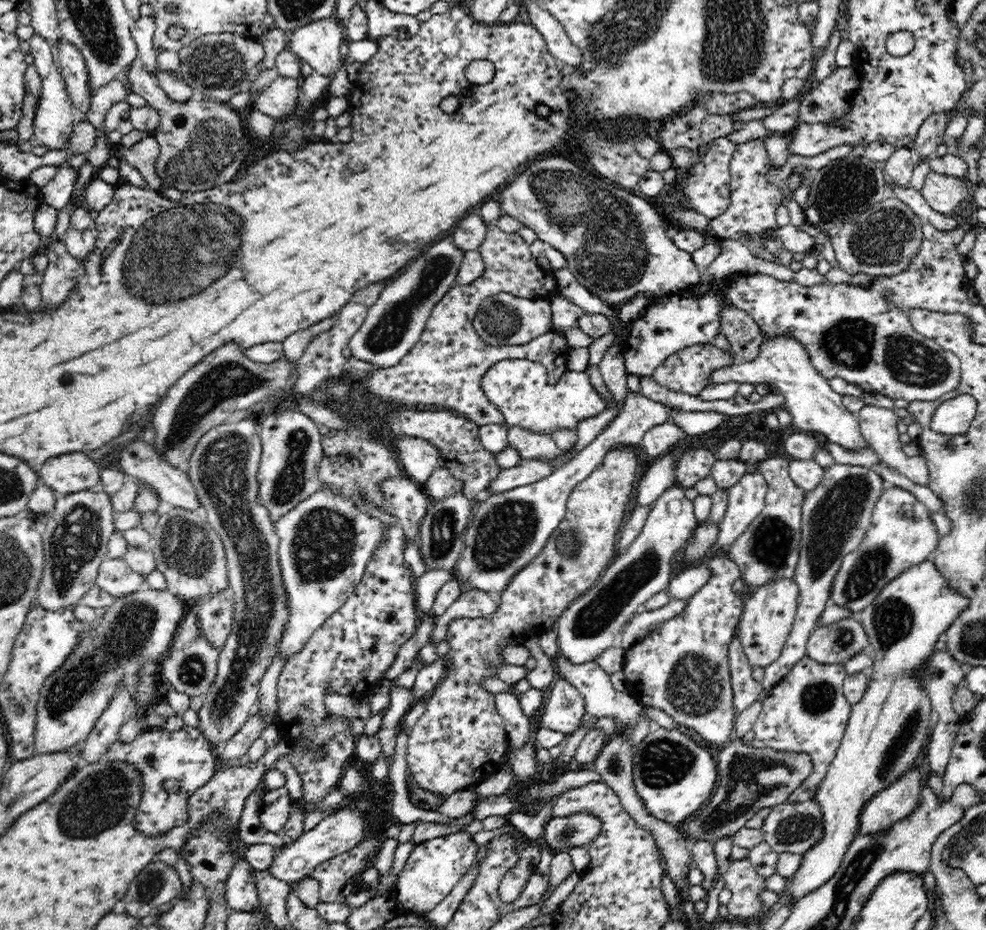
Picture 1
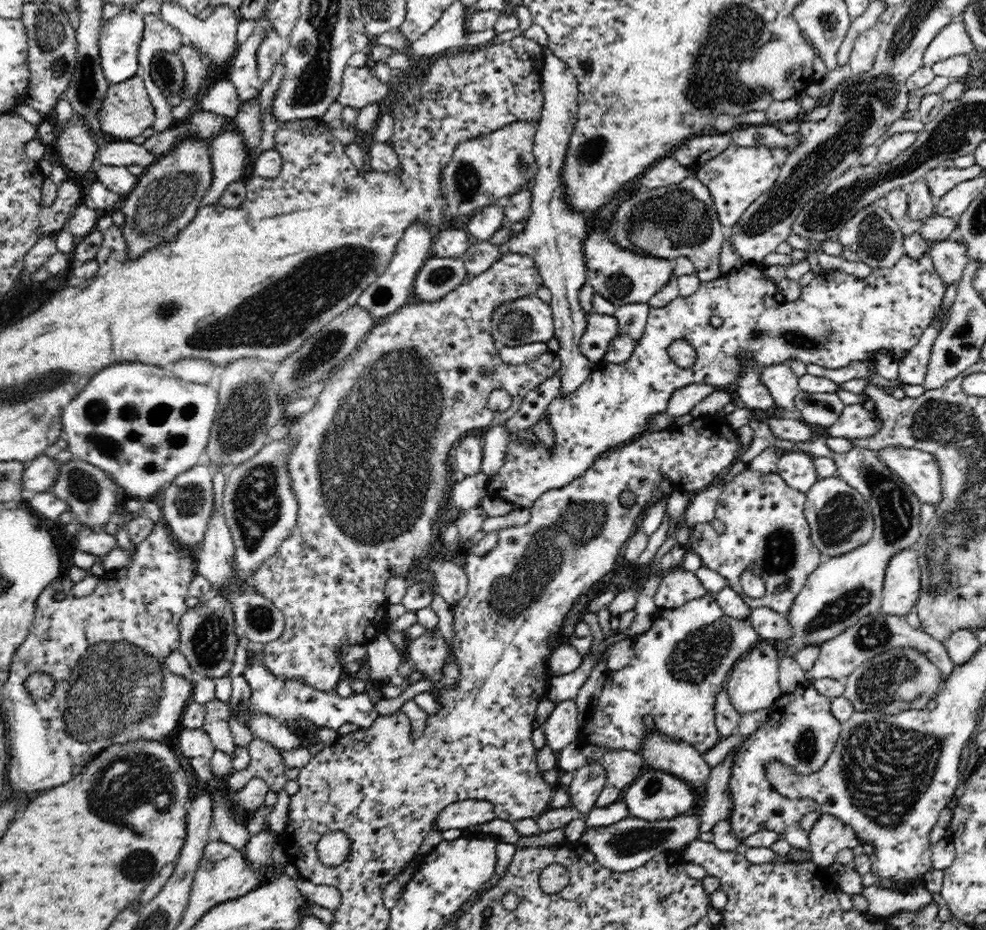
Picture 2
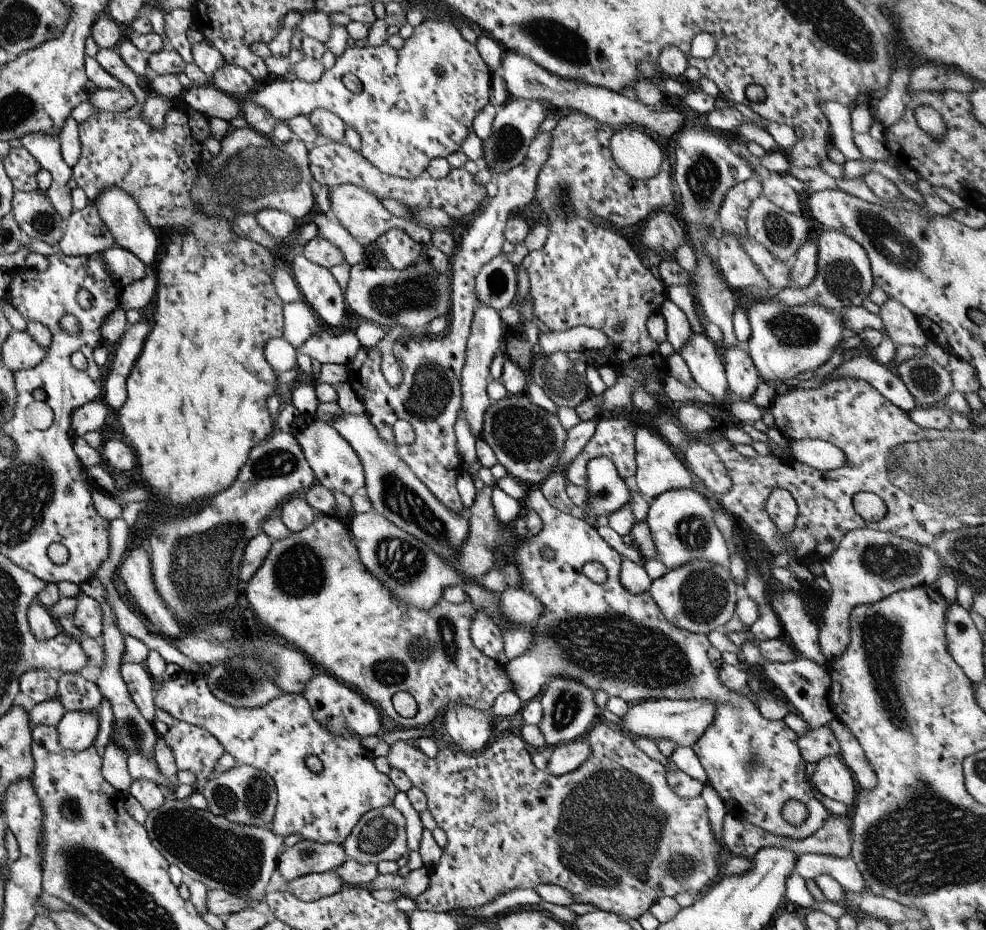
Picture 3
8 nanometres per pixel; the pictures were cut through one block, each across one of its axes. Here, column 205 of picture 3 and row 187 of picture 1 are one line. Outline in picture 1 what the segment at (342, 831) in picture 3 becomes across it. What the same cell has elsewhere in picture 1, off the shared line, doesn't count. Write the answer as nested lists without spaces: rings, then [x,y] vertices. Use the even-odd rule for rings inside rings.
[[[721,137],[709,143],[707,156],[692,167],[691,176],[688,176],[678,187],[686,191],[686,195],[692,199],[694,211],[712,220],[721,216],[730,207],[730,161],[738,151],[739,144],[732,142],[730,138]]]

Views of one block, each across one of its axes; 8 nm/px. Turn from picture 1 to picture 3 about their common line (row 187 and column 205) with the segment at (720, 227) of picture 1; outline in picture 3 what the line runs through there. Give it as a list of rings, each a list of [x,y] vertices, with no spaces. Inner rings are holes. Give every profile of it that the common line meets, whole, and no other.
[[[175,720],[161,737],[171,750],[178,771],[191,772],[197,782],[214,777],[215,762],[223,756],[224,750],[206,730]]]

